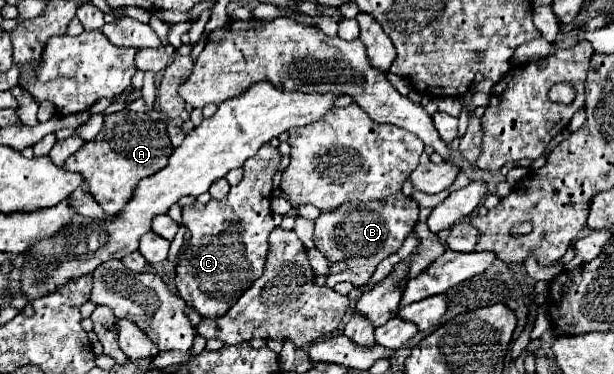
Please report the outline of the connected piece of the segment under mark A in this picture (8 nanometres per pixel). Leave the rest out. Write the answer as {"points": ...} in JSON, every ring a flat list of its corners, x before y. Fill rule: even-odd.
{"points":[[118,111,106,115,100,133,72,153,64,167,72,173,80,173,84,181,88,181,90,193,104,213,118,215,120,209,130,201,136,185,144,177,166,167,170,153,172,143,168,139,164,121,152,121,146,113]]}

